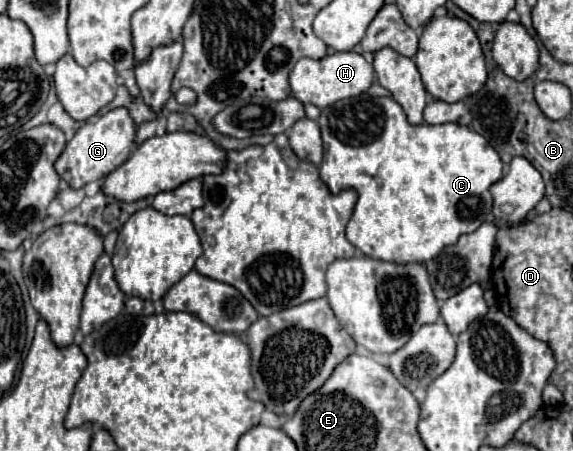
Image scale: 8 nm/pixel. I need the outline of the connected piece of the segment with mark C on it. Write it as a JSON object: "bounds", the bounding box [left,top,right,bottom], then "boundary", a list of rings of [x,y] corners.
{"bounds":[318,93,504,265],"boundary":[[[368,93],[342,99],[322,109],[318,125],[324,148],[320,179],[330,193],[340,193],[344,189],[354,189],[358,193],[346,237],[366,257],[398,265],[426,265],[438,257],[444,247],[476,231],[492,211],[490,185],[502,177],[504,165],[492,145],[468,127],[458,123],[410,125],[406,113],[392,97],[372,97]]]}

